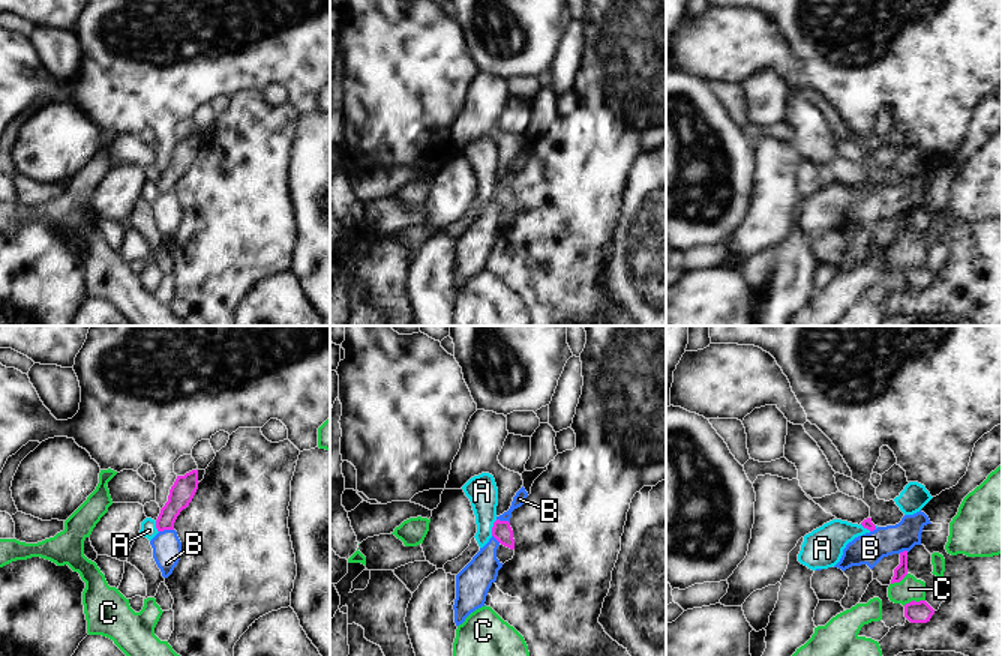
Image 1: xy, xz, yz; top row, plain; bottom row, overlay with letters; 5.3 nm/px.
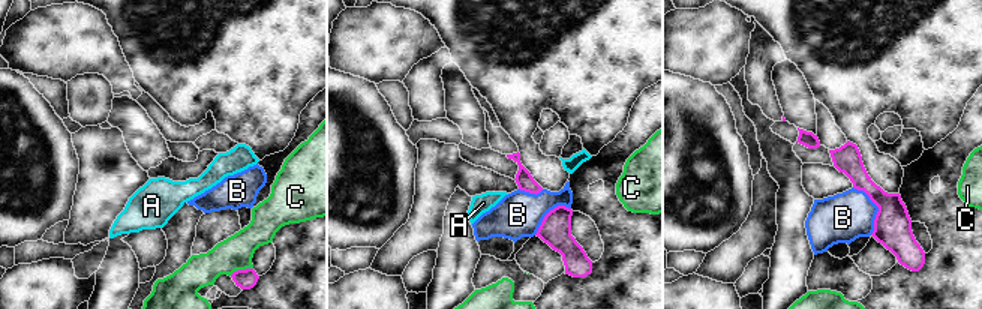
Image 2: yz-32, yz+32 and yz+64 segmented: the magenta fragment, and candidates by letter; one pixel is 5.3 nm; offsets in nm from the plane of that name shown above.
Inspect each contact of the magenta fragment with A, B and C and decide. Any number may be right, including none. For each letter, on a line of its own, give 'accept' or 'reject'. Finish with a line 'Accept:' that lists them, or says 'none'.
A: reject
B: reject
C: reject
Accept: none

